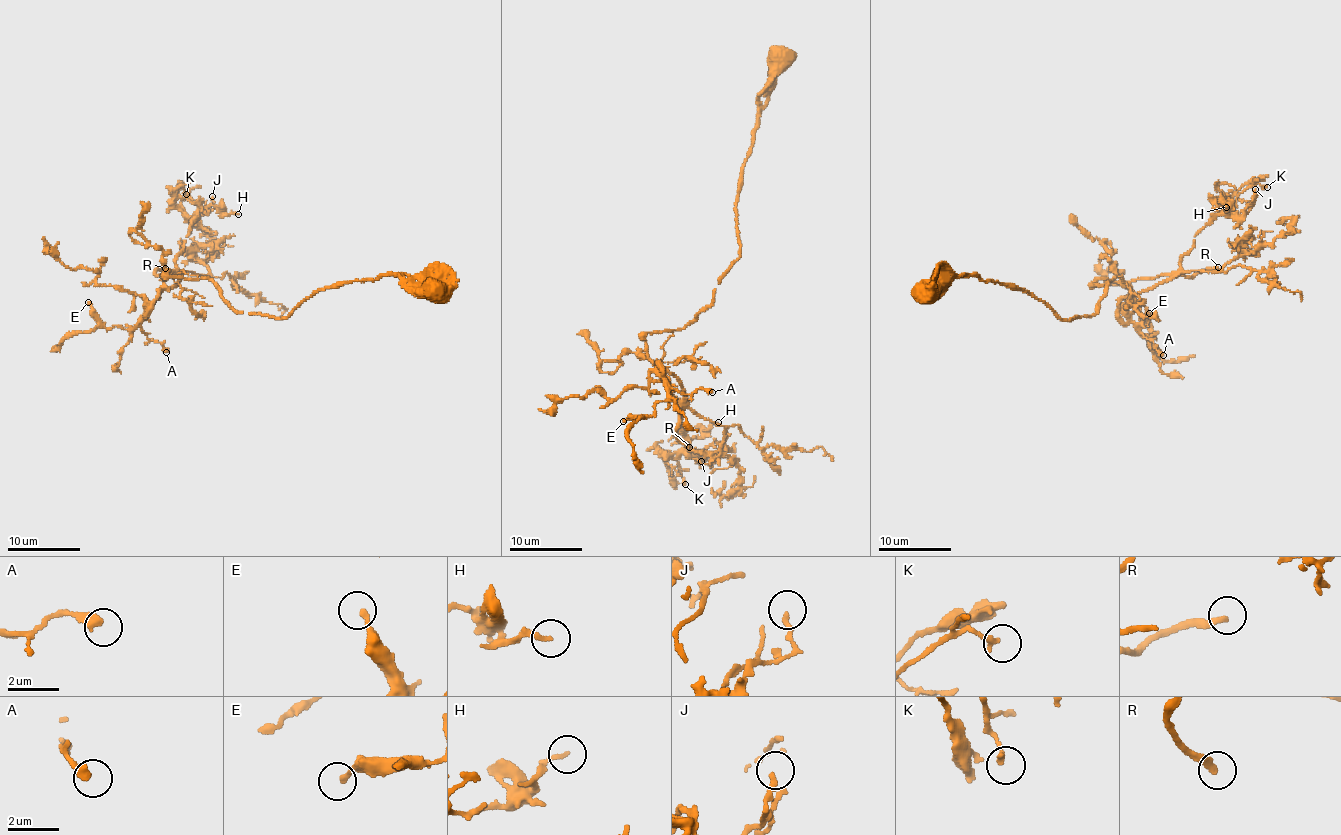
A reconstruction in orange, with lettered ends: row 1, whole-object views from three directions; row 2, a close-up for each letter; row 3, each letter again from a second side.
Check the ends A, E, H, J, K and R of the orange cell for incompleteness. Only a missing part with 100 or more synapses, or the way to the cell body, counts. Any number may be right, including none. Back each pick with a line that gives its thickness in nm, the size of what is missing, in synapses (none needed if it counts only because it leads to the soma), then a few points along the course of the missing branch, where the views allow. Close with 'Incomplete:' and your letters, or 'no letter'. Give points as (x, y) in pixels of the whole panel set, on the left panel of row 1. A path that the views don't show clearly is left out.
R: Thickness 260 nm. Roughly 180 synapses. Course of what is missing: (165, 268), (163, 240), (153, 233), (136, 228), (131, 207), (134, 201), (121, 209), (101, 202)
Incomplete: R

